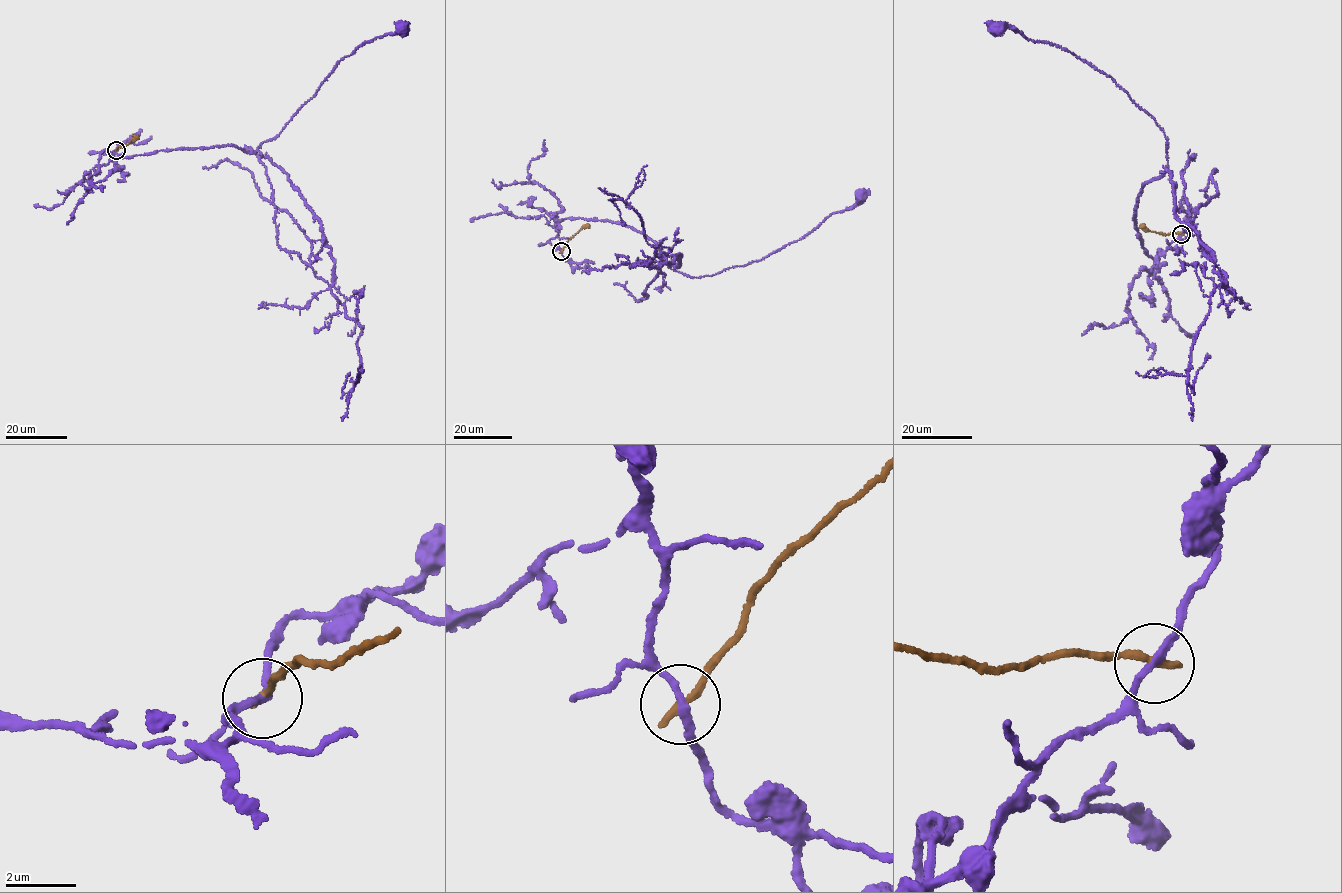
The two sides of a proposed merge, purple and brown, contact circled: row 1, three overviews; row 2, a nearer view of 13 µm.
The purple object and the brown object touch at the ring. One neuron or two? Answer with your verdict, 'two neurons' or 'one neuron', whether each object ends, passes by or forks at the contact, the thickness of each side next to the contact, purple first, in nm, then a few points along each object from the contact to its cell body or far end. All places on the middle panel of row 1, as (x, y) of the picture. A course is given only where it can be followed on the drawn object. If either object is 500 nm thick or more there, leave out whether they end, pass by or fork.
two neurons; purple passes by; brown ends there; 180 nm thick on the purple side, 240 nm on the other; purple runs (561, 251), (556, 222), (606, 219), (642, 232), (678, 272), (712, 275), (800, 240), (858, 196); brown runs (561, 251), (572, 236), (590, 226)

